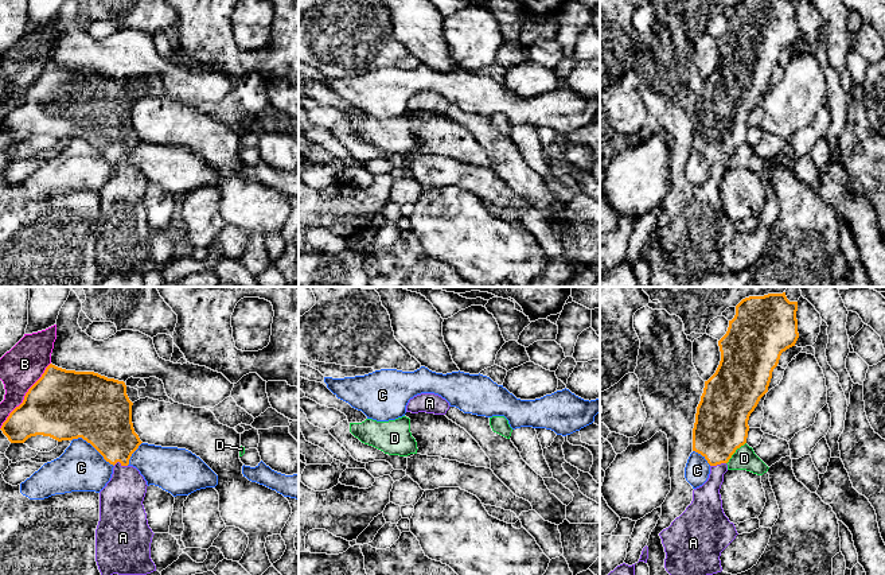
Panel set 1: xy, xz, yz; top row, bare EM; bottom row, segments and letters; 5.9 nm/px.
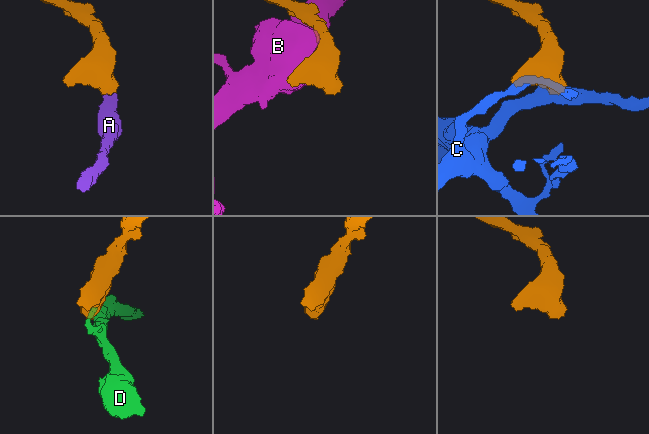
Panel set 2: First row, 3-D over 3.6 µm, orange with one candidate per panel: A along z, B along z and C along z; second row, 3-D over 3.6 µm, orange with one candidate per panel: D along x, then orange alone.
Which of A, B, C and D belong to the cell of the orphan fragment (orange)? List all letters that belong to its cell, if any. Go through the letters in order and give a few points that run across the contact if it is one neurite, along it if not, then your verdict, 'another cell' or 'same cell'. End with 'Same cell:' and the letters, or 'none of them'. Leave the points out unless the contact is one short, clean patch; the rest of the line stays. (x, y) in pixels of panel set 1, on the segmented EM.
A: line yz (721, 426), (717, 434), (717, 463), (716, 480), (706, 504); same cell
B: another cell
C: another cell
D: line yz (745, 442), (726, 463); another cell
Same cell: A

